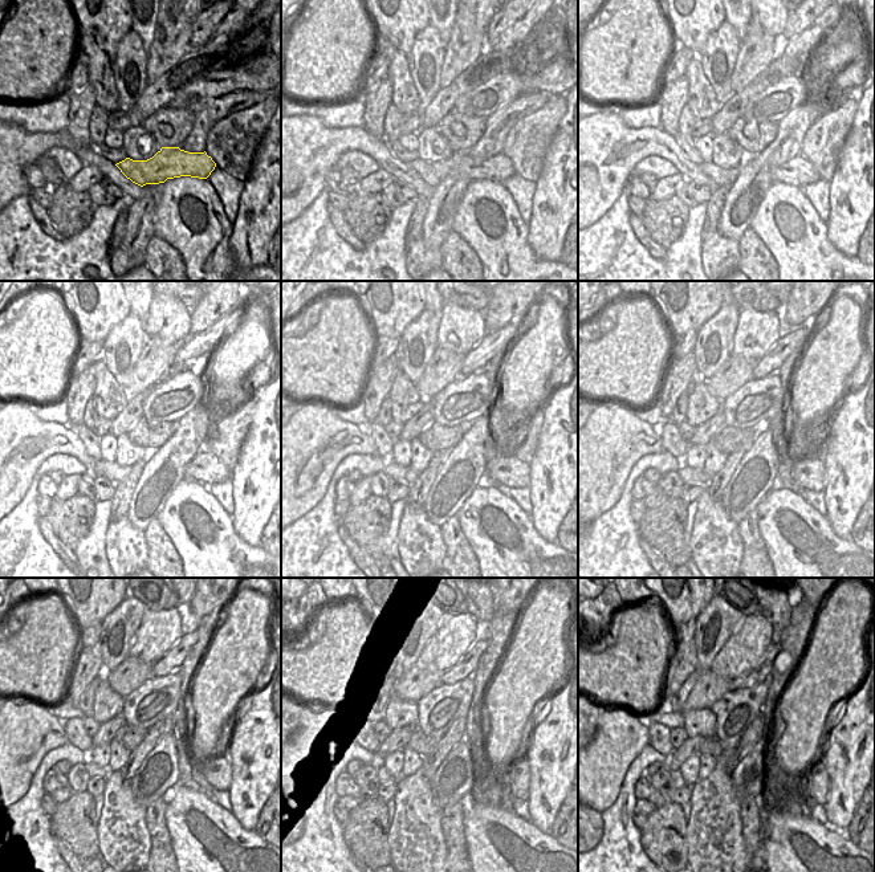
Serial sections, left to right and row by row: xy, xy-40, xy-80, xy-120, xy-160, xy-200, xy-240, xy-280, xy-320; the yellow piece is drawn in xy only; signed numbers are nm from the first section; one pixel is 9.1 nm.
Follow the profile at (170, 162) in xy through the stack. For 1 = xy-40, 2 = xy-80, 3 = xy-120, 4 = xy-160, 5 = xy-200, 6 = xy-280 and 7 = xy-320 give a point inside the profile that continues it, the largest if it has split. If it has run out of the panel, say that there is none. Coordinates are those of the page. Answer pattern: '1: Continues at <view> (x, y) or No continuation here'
1: Continues at xy-40 (497, 168)
2: Continues at xy-80 (798, 171)
3: Continues at xy-120 (206, 468)
4: Continues at xy-160 (504, 468)
5: Continues at xy-200 (810, 472)
6: Continues at xy-280 (515, 773)
7: Continues at xy-320 (816, 782)

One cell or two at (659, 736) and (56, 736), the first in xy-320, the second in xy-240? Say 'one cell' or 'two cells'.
two cells

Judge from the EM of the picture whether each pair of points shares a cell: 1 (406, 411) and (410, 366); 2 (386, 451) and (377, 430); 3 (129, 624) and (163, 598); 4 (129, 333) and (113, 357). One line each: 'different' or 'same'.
1: different
2: same
3: different
4: same

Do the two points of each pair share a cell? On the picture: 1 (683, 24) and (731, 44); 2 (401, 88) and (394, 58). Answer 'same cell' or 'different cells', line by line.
1: different cells
2: same cell

